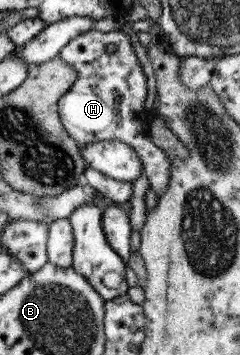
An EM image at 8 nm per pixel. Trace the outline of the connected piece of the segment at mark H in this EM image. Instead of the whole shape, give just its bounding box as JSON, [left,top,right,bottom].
[58,29,171,198]

